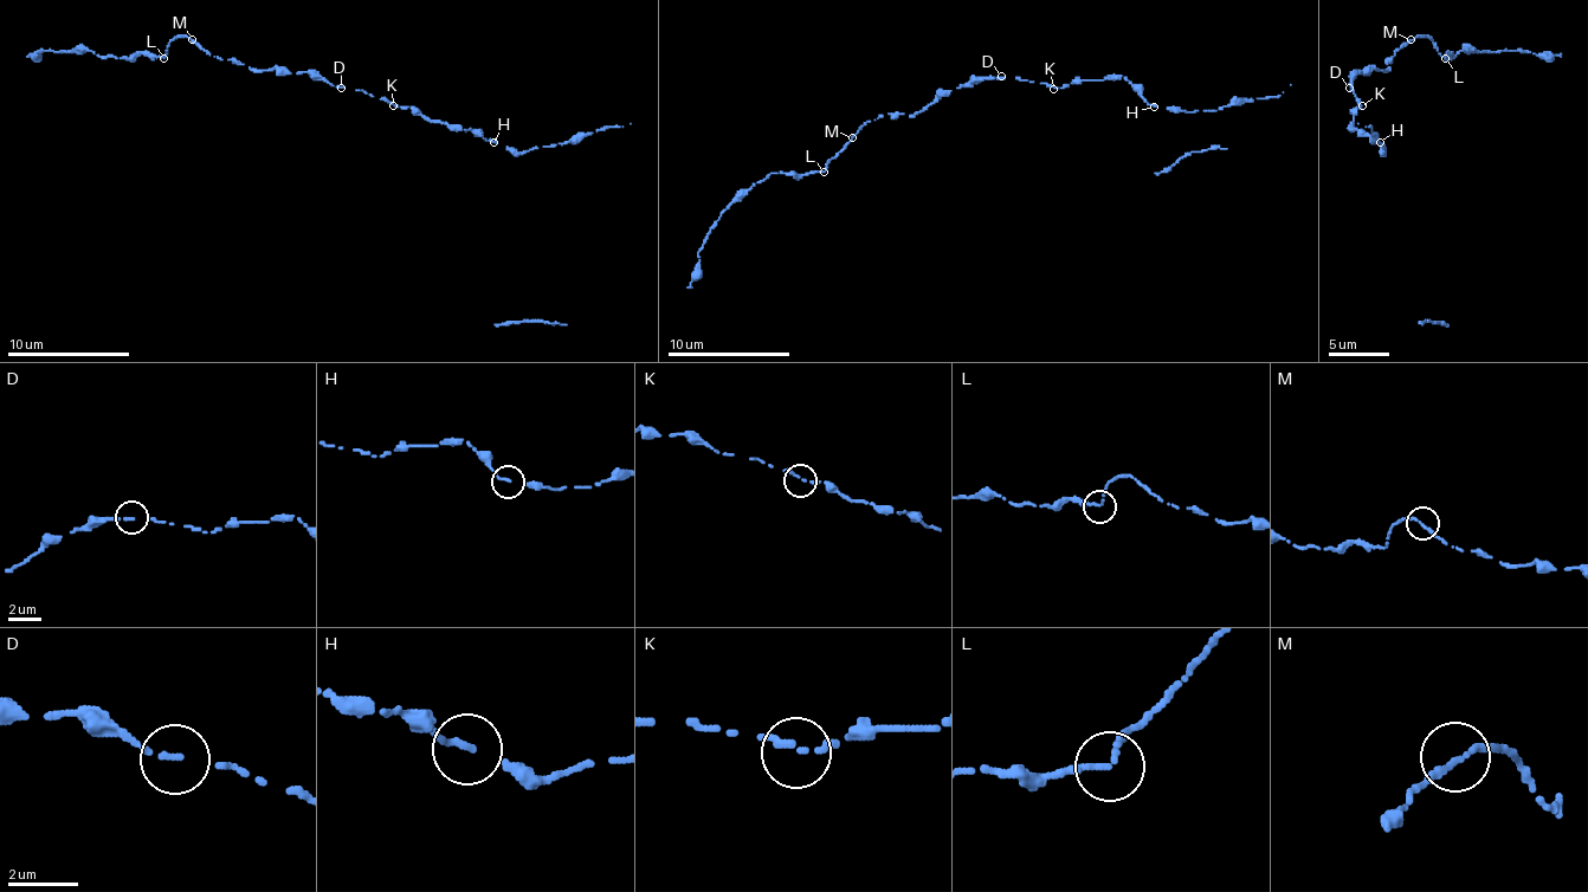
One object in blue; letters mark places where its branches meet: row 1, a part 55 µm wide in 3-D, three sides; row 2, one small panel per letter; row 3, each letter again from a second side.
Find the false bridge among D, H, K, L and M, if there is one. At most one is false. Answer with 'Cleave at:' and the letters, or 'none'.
Cleave at: none

